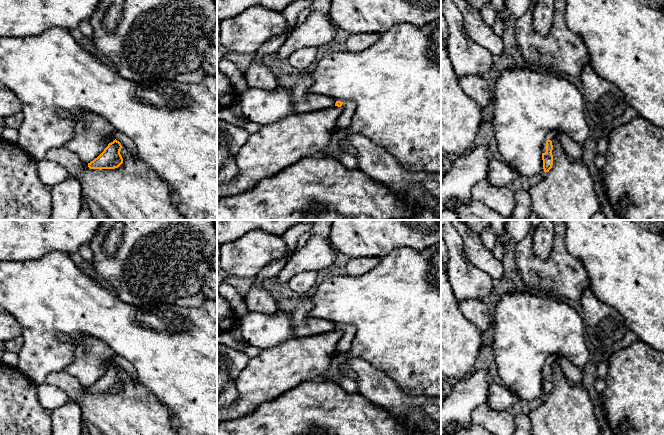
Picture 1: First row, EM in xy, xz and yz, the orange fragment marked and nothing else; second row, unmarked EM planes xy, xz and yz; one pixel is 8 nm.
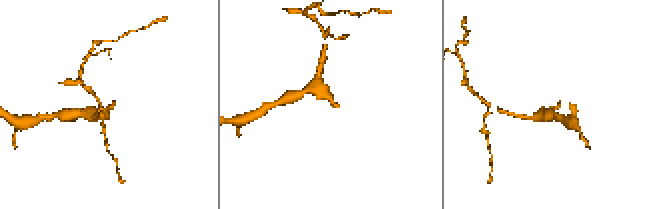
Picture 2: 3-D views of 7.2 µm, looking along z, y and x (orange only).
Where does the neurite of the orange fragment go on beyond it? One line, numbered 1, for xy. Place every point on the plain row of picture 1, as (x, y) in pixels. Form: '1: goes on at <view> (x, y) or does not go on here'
1: goes on at xy (129, 369)

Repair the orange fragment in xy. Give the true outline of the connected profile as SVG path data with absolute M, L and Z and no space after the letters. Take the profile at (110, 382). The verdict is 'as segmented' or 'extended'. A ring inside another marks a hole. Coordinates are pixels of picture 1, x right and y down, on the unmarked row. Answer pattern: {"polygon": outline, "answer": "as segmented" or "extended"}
{"polygon": "M116 355L113 359L115 364L108 368L104 375L93 385L88 387L90 393L114 393L123 387L120 374L124 371L126 375L133 379L137 379L137 371L134 366L126 359Z", "answer": "extended"}

